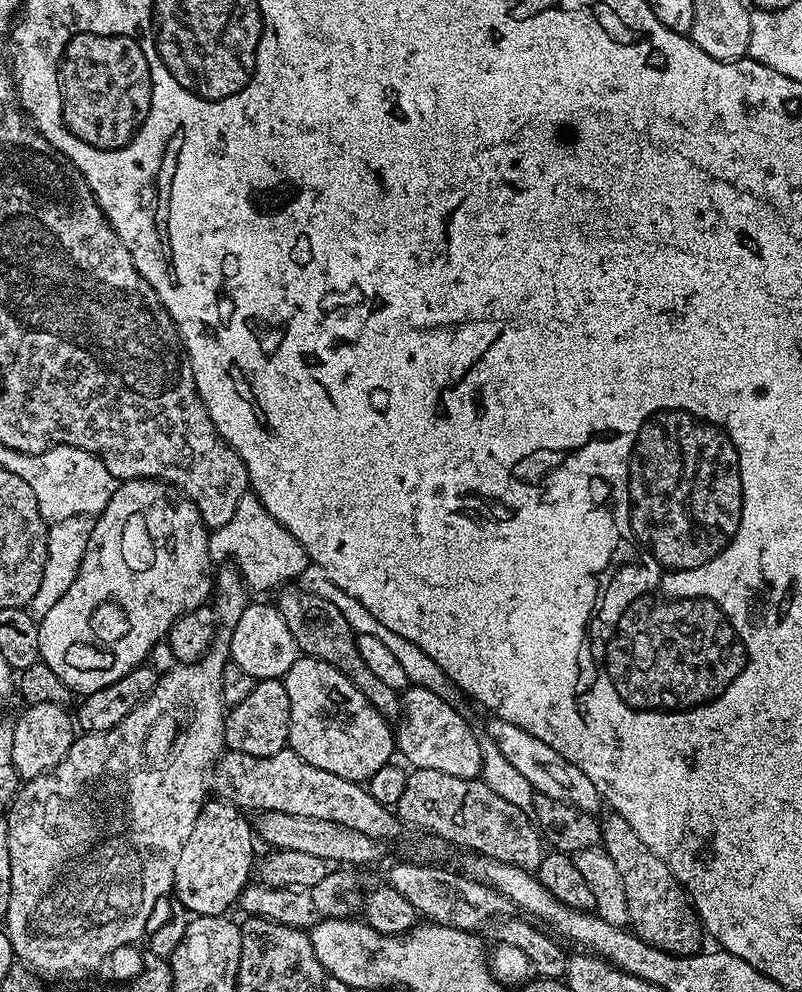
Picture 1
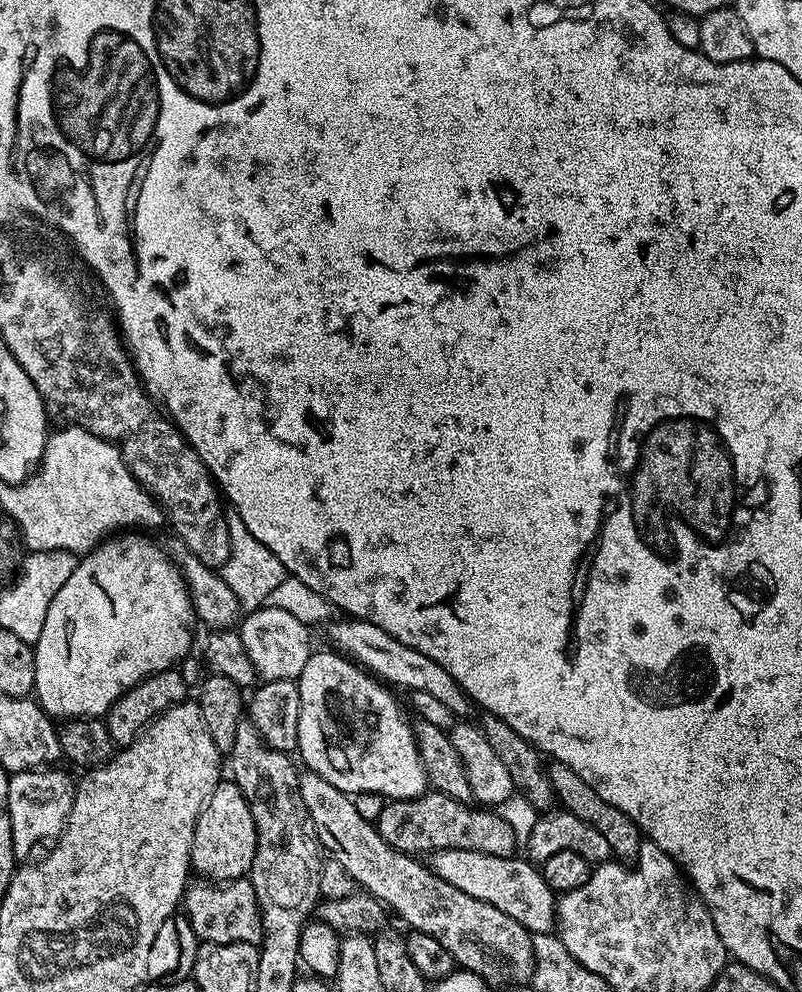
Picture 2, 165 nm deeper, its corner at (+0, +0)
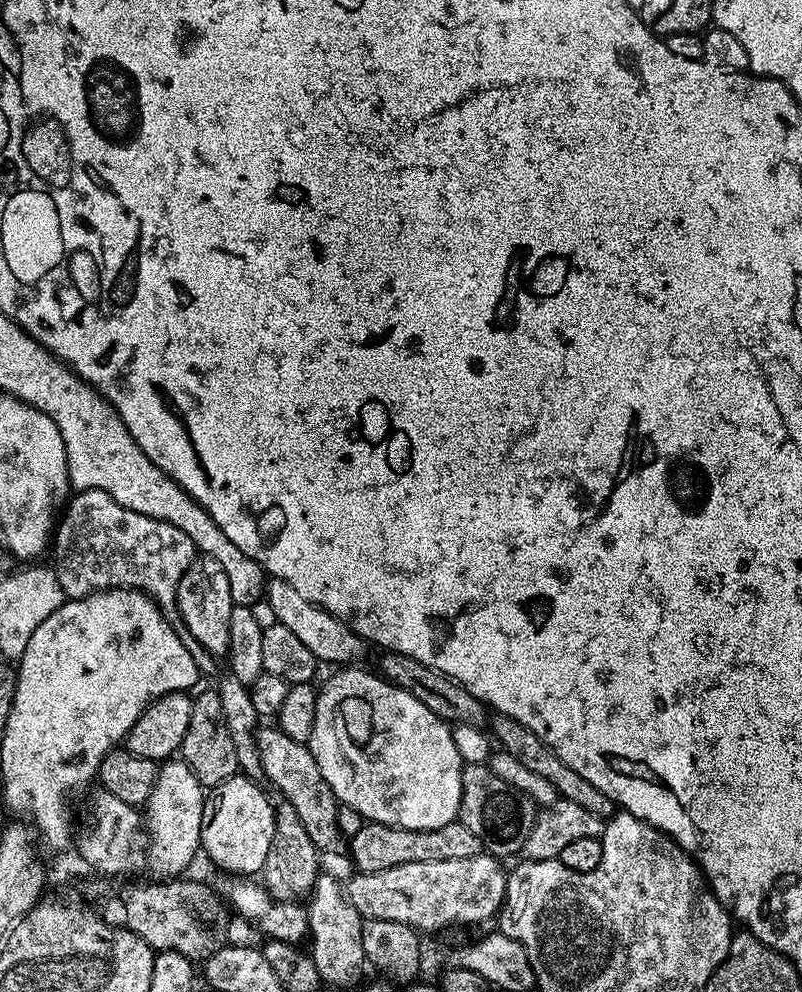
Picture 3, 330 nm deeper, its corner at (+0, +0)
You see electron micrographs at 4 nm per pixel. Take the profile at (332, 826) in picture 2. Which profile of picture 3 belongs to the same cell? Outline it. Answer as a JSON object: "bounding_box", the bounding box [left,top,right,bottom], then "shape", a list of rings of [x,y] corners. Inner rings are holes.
{"bounding_box":[255,726,342,849],"shape":[[[278,726],[271,727],[261,727],[255,733],[263,779],[268,779],[281,792],[279,795],[288,800],[290,806],[294,806],[302,826],[306,826],[306,834],[310,834],[317,849],[338,847],[342,843],[336,825],[338,801],[336,795],[330,790],[326,778],[322,778],[322,770],[318,770],[318,762],[314,762],[307,744],[299,744],[294,742],[294,738],[286,738],[286,734],[282,734]]]}

